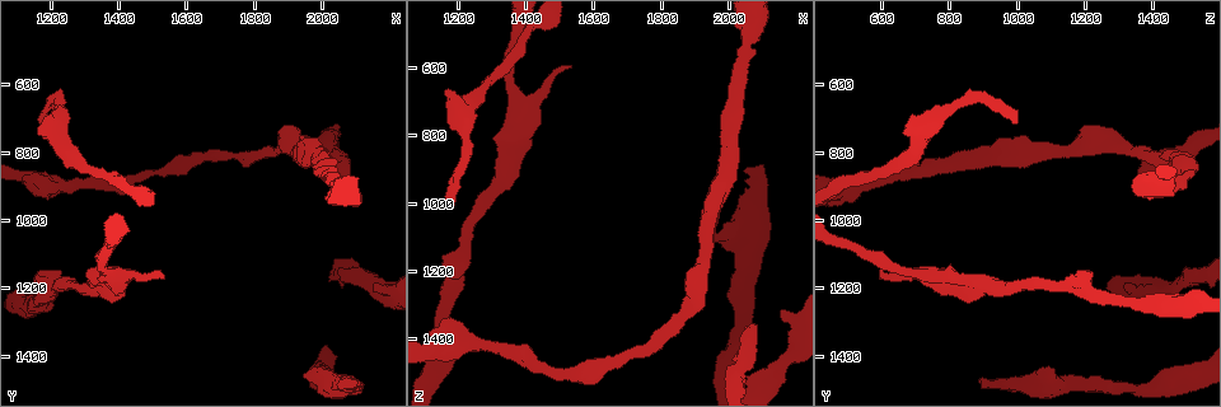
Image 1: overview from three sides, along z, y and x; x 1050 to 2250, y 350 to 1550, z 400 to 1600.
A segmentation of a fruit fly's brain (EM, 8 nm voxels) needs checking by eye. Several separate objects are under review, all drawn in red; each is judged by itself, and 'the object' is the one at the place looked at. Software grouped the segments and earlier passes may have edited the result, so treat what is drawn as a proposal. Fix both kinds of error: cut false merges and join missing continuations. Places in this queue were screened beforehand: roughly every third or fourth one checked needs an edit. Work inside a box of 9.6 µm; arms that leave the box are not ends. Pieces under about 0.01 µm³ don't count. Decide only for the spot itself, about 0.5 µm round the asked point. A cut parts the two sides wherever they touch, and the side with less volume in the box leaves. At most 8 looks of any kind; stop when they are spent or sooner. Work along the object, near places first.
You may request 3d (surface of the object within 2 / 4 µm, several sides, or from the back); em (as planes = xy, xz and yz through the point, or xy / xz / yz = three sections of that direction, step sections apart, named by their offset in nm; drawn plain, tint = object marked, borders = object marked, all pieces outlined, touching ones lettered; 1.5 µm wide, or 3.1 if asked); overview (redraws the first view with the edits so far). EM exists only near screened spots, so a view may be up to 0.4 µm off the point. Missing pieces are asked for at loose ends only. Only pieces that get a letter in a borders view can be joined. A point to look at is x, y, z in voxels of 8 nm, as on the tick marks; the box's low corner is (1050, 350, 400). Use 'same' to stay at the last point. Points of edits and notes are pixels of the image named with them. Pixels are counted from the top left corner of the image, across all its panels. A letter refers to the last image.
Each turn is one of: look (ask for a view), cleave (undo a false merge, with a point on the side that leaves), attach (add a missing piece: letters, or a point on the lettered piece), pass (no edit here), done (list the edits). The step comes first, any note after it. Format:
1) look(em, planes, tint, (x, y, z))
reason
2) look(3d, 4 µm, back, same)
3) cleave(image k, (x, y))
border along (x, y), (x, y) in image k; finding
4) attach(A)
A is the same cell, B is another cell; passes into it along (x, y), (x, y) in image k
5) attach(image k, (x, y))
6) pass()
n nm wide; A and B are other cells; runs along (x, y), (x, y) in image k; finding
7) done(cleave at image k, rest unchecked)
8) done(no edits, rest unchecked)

look(em, planes, borders, (2050, 1490, 890))
branch stops here

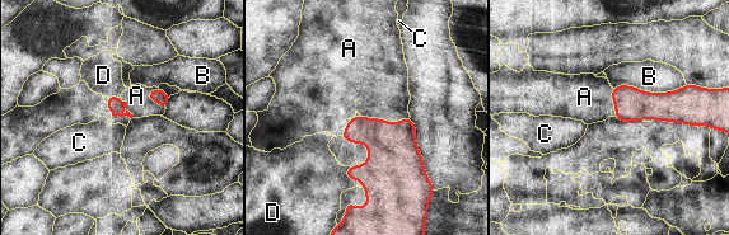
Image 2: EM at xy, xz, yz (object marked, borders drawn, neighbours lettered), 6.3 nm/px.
attach(A)
A is the same cell, B, C and D are other cells; passes into it along (395, 158), (384, 120), (379, 81) in image 2; it goes on there

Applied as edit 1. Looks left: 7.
look(overview)

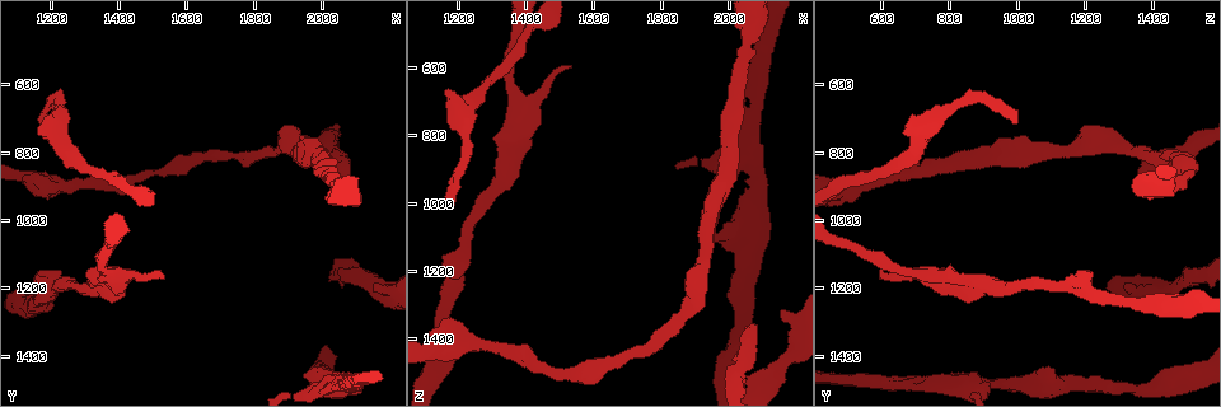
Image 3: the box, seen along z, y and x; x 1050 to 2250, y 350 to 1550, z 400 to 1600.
look(3d, 2 µm, (1940, 1470, 1110))

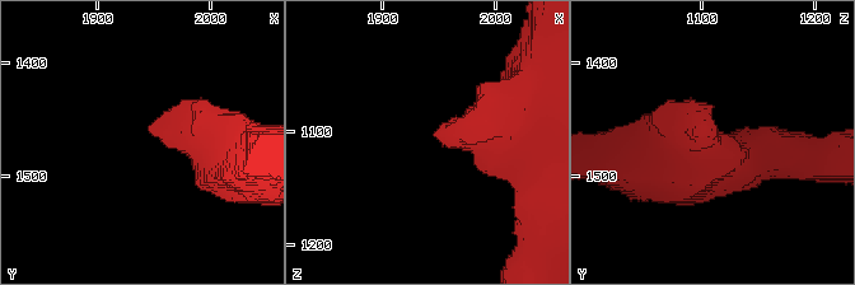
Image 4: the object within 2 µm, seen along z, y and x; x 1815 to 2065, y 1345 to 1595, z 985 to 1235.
look(em, planes, borders, (1946, 1464, 1104))
now the EM

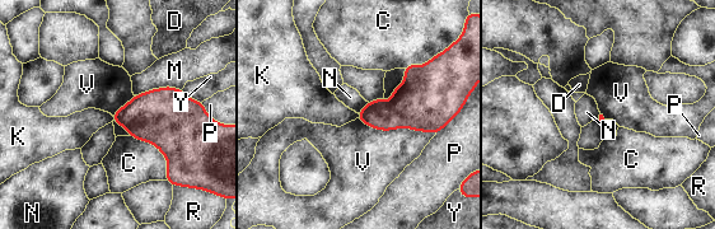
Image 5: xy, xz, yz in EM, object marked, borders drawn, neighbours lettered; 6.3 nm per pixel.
pass()
V touches over 500 nm; C, D, K, M, N, P, R, V and Y are other cells; border along (111, 116), (113, 120) in image 5; none of them fits

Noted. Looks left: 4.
look(em, yz, step 8, borders, (1540, 1170, 600))
free end

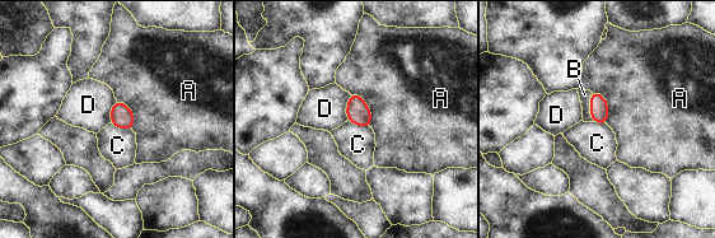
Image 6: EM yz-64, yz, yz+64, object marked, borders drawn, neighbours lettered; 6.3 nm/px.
attach(B)
B is the same cell, A, C and D are other cells; passes into it along (599, 111), (590, 107), (584, 94) in image 6; it goes on there

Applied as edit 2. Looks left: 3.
done(attach at image 2, attach at image 6, rest unchecked)

